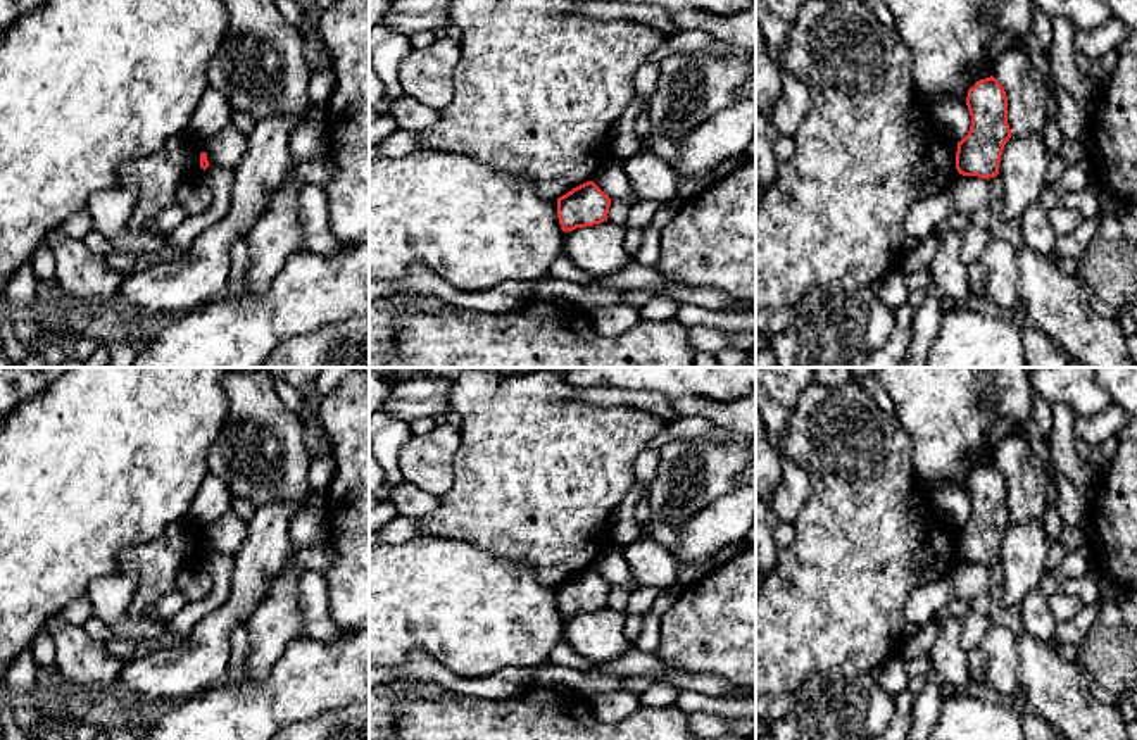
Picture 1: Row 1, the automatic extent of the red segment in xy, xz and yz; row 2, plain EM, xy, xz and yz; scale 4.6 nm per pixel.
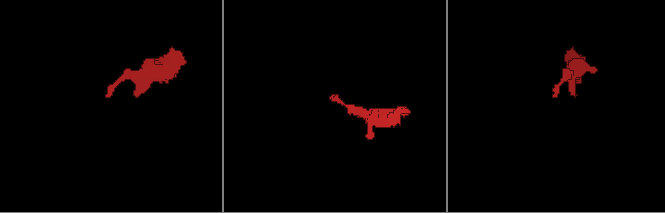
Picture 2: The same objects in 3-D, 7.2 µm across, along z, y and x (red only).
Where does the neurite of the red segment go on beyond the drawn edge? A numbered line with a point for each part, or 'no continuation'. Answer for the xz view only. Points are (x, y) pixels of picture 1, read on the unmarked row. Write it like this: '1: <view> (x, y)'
no continuation

